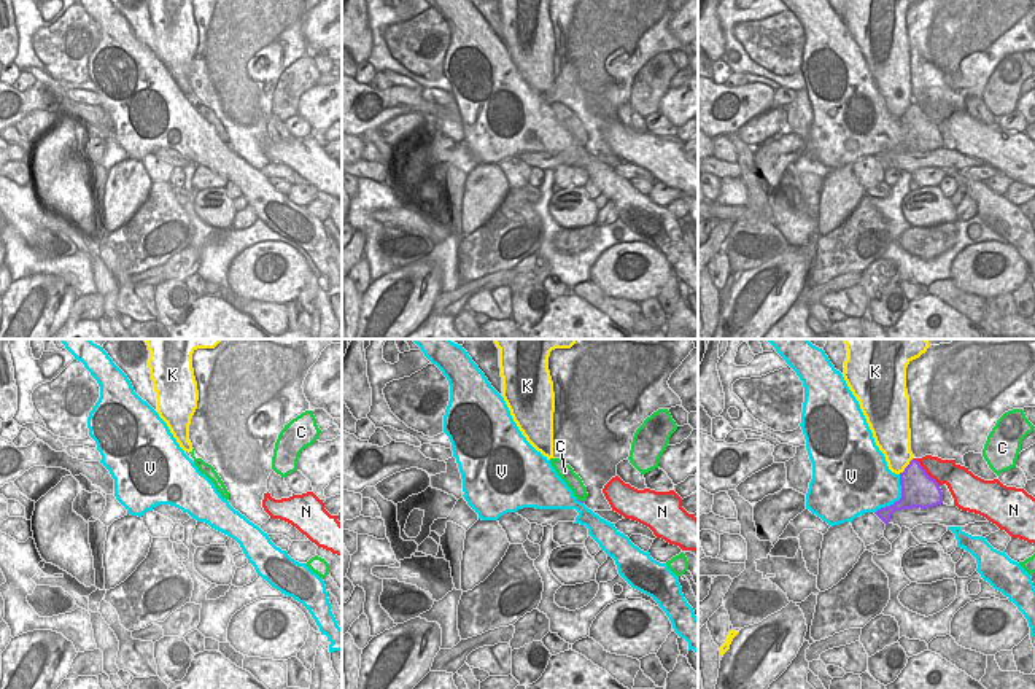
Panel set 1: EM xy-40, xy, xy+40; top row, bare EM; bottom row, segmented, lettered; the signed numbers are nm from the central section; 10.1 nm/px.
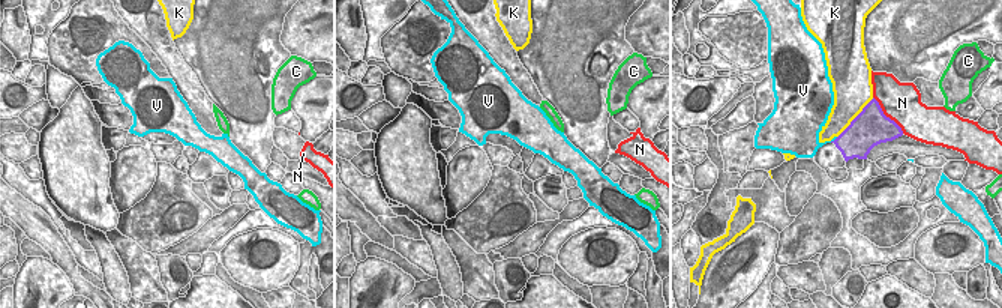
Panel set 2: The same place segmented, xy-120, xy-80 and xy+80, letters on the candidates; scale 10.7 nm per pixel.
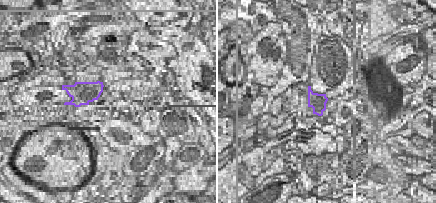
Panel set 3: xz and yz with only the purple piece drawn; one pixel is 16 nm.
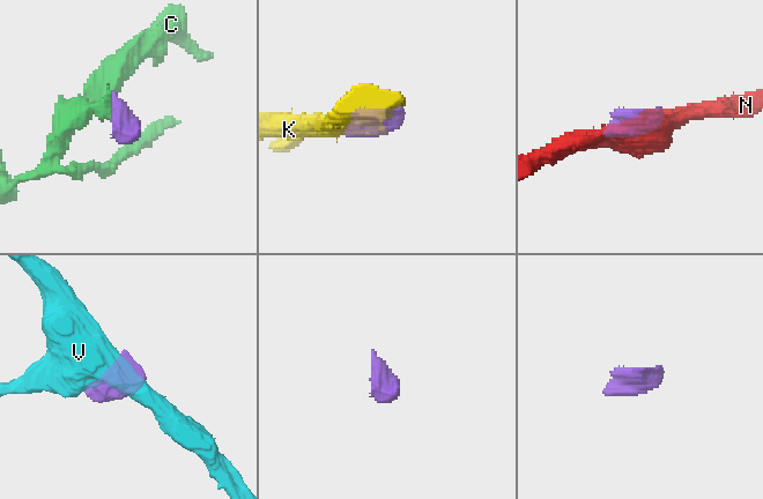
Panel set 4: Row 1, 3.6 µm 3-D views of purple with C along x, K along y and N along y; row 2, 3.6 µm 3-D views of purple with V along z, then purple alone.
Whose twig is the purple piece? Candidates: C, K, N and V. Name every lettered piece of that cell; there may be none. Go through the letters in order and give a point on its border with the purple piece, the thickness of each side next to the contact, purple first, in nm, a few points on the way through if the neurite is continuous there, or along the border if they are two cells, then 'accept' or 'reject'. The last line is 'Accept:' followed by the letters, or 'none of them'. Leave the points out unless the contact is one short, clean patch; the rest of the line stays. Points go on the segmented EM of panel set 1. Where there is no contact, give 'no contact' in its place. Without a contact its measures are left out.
C: meets purple in xy at (579, 500); 30 nm thick on the purple side, 160 nm on the other; runs through xy (577, 500), (579, 500), (579, 489), (573, 481); accept
K: meets purple in xy+40 at (907, 467); 340 nm thick on the purple side, 300 nm on the other; reject
N: meets purple in xy+40 at (924, 471); 360 nm thick on the purple side, 260 nm on the other; reject
V: meets purple in xy+40 at (900, 498); 360 nm thick on the purple side, 400 nm on the other; reject
Accept: C

